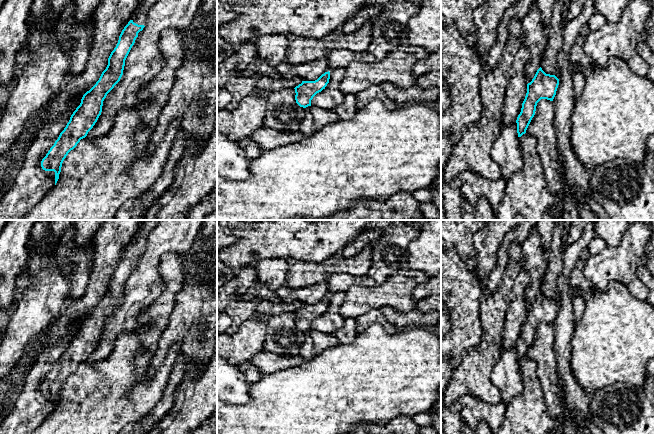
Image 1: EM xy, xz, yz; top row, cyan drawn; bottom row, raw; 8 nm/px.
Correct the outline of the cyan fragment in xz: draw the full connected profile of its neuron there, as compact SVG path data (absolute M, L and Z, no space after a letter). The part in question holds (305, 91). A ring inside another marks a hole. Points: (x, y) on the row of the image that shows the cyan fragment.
M325 72L315 81L302 81L301 84L296 86L295 100L296 103L303 108L311 106L311 100L313 97L321 92L329 83L330 72Z

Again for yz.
M540 67L534 78L527 84L527 93L522 103L521 112L517 117L517 133L521 137L535 115L537 103L541 99L553 101L559 85L555 75L546 74Z

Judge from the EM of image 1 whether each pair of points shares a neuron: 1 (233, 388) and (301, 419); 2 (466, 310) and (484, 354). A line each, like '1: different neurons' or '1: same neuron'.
1: different neurons
2: different neurons

